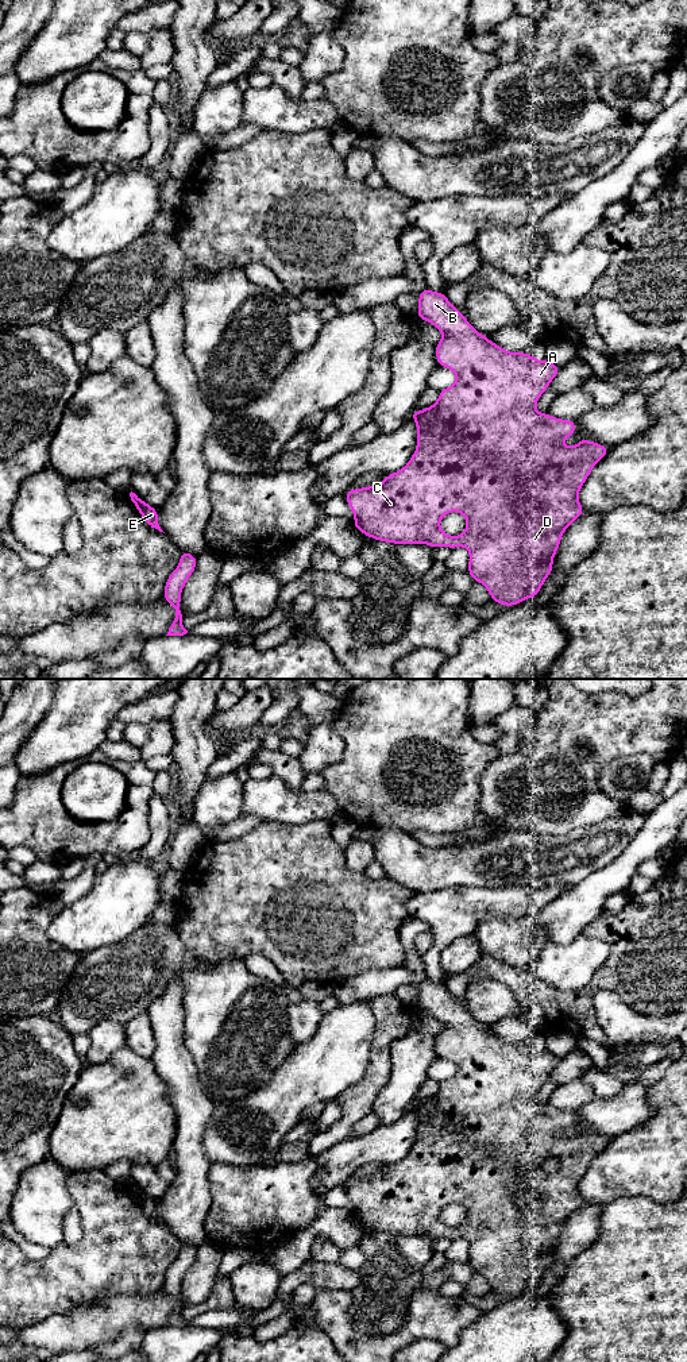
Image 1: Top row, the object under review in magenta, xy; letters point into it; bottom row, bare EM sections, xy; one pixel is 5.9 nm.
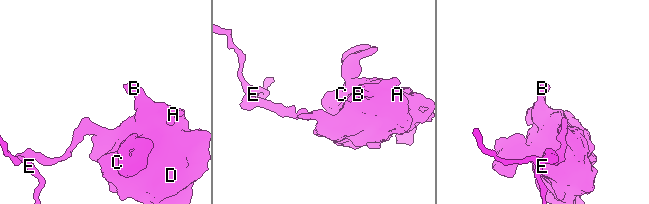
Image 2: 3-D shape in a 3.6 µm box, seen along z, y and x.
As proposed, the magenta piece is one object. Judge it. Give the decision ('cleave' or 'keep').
cleave

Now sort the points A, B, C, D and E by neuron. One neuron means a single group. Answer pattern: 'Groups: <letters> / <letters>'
Groups: A B C D / E

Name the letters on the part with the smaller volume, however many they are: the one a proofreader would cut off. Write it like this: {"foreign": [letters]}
{"foreign": ["E"]}

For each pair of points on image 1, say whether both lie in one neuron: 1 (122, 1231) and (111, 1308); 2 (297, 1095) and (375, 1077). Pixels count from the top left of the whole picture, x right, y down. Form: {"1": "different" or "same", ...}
{"1": "different", "2": "different"}

